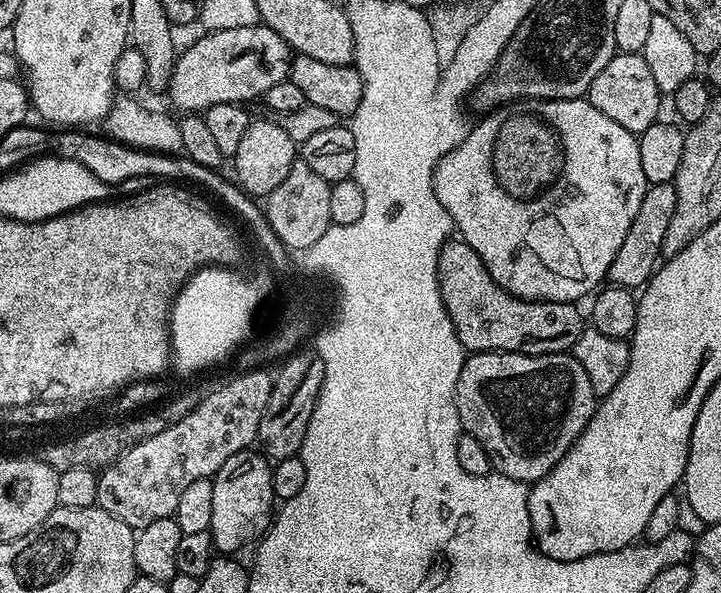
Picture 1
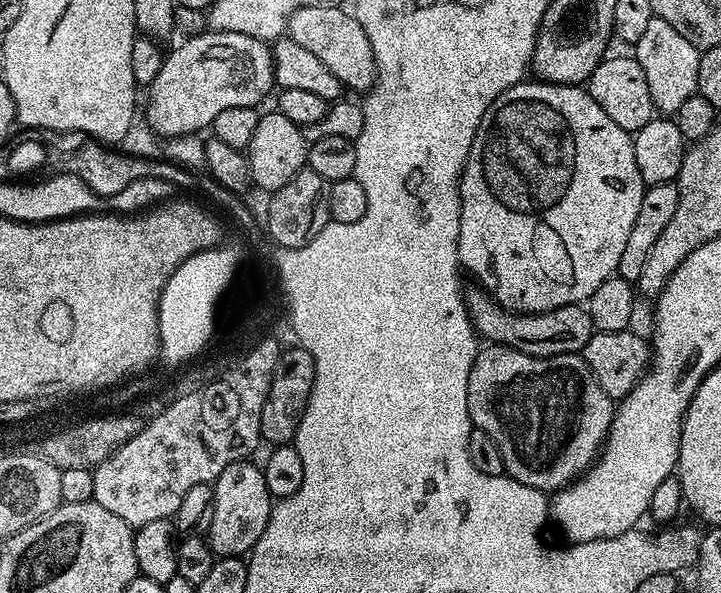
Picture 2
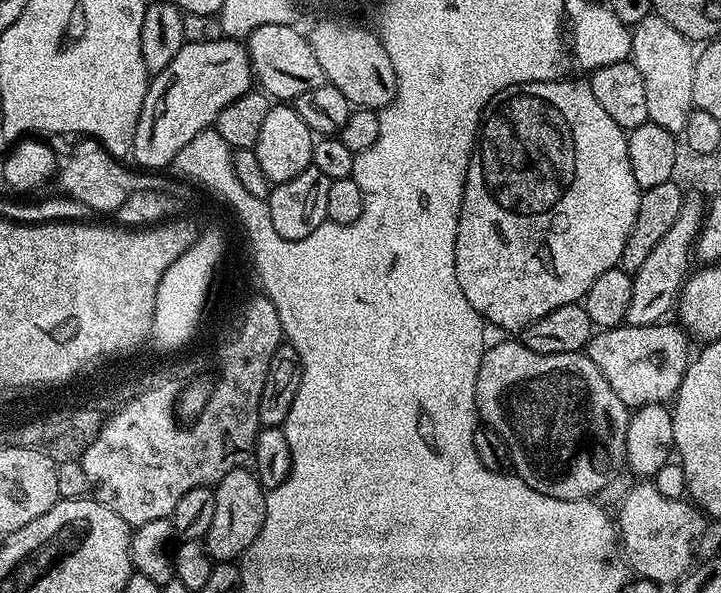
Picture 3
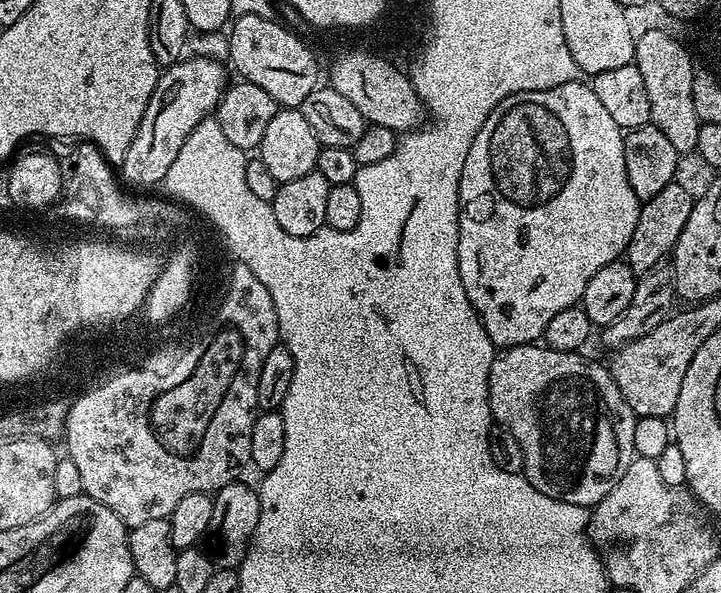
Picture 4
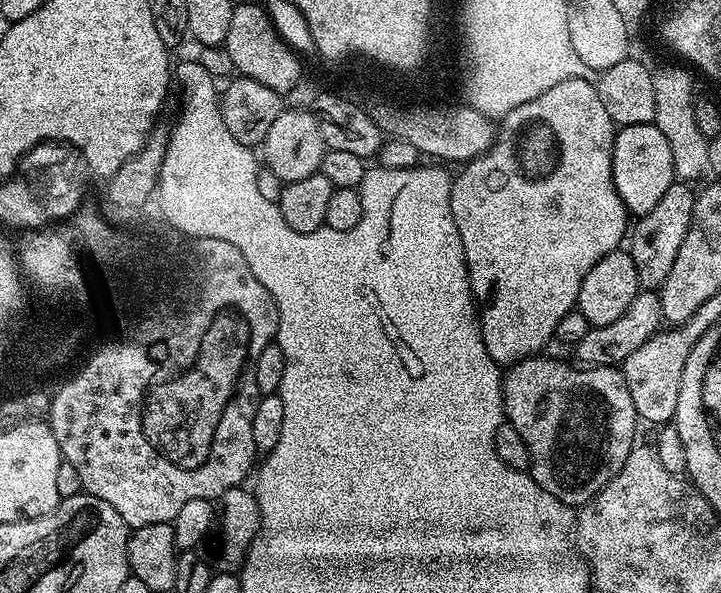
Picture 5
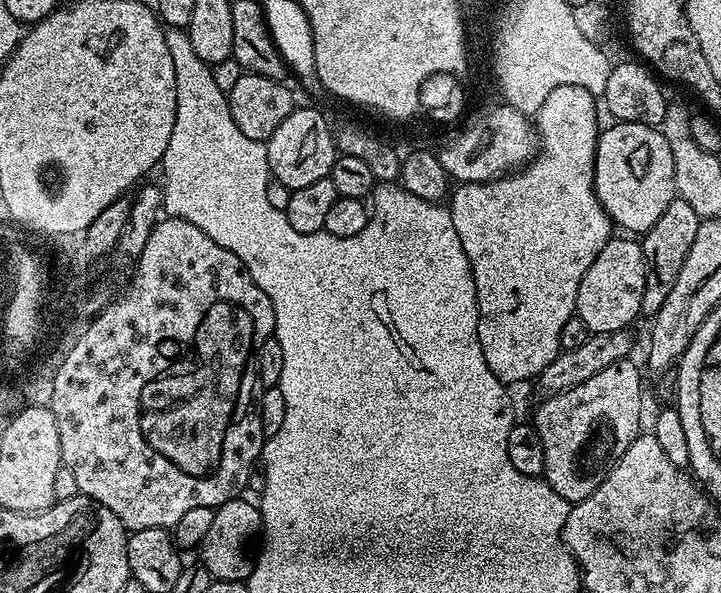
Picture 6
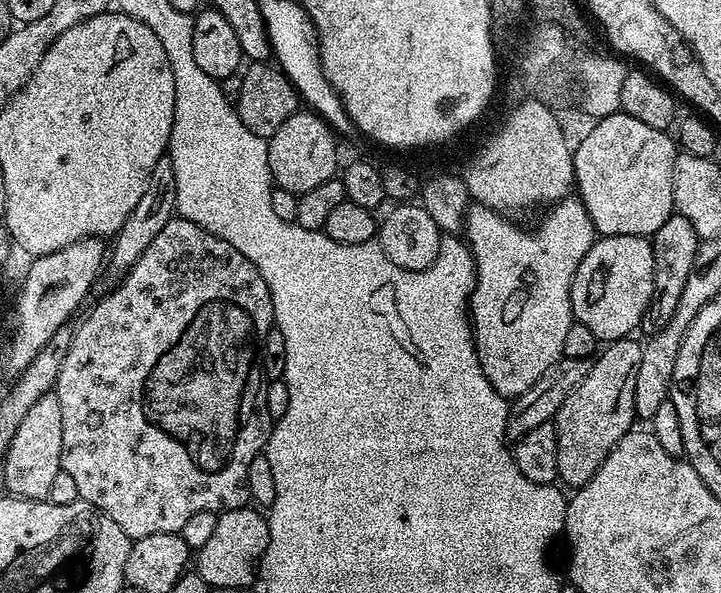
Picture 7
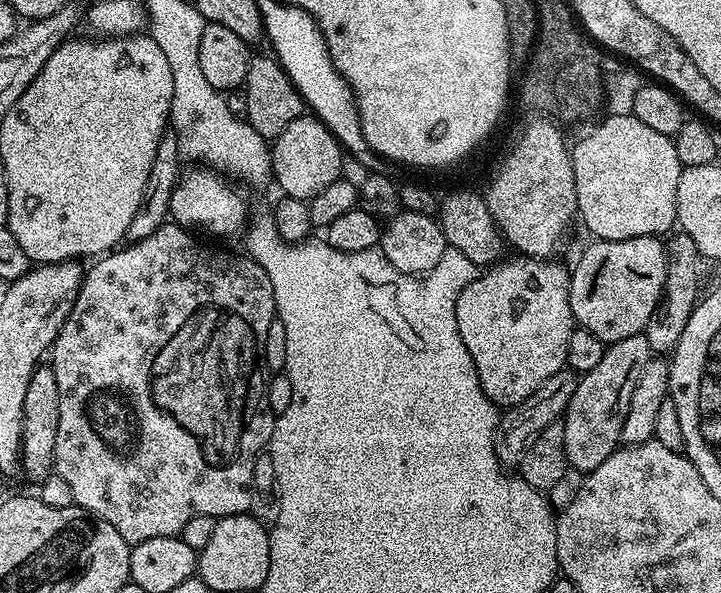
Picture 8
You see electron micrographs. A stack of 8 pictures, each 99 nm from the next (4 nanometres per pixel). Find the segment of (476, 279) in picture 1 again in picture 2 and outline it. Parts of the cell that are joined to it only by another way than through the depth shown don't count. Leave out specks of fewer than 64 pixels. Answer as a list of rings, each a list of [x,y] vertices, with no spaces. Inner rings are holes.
[[[483,288],[473,289],[466,296],[468,316],[477,337],[485,336],[488,344],[501,344],[531,356],[567,356],[583,353],[586,342],[590,342],[594,329],[587,307],[567,304],[553,312],[511,312],[496,303]]]

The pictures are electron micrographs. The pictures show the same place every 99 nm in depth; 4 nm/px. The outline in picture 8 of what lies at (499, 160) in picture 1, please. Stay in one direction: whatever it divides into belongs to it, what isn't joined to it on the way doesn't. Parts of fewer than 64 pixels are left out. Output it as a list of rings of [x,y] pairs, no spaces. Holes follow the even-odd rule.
[[[519,254],[513,255],[513,257],[513,260],[504,258],[491,265],[485,271],[488,272],[485,276],[484,273],[477,275],[476,280],[470,282],[470,286],[466,286],[466,290],[462,290],[462,294],[458,294],[458,306],[456,307],[458,334],[462,334],[462,342],[466,342],[466,350],[470,350],[470,358],[474,358],[474,370],[478,370],[478,382],[482,382],[482,390],[486,394],[486,398],[490,398],[490,402],[500,410],[513,408],[518,402],[530,398],[530,394],[534,394],[534,390],[538,390],[538,386],[542,386],[542,382],[546,382],[546,378],[550,378],[555,372],[559,372],[561,368],[565,367],[566,346],[570,342],[570,334],[574,327],[570,302],[568,301],[569,269],[555,264],[557,261],[552,258],[536,260],[533,256]]]

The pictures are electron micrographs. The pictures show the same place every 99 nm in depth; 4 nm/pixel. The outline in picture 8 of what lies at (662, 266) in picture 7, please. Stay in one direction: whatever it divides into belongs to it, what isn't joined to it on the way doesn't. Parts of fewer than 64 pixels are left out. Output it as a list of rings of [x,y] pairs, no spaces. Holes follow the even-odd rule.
[[[676,230],[667,237],[668,261],[666,262],[666,286],[660,306],[650,314],[650,322],[646,322],[642,335],[648,339],[653,353],[671,354],[678,346],[678,338],[682,338],[682,330],[686,330],[686,322],[690,322],[690,314],[701,299],[700,264],[702,257],[698,246],[694,246],[690,234]]]

